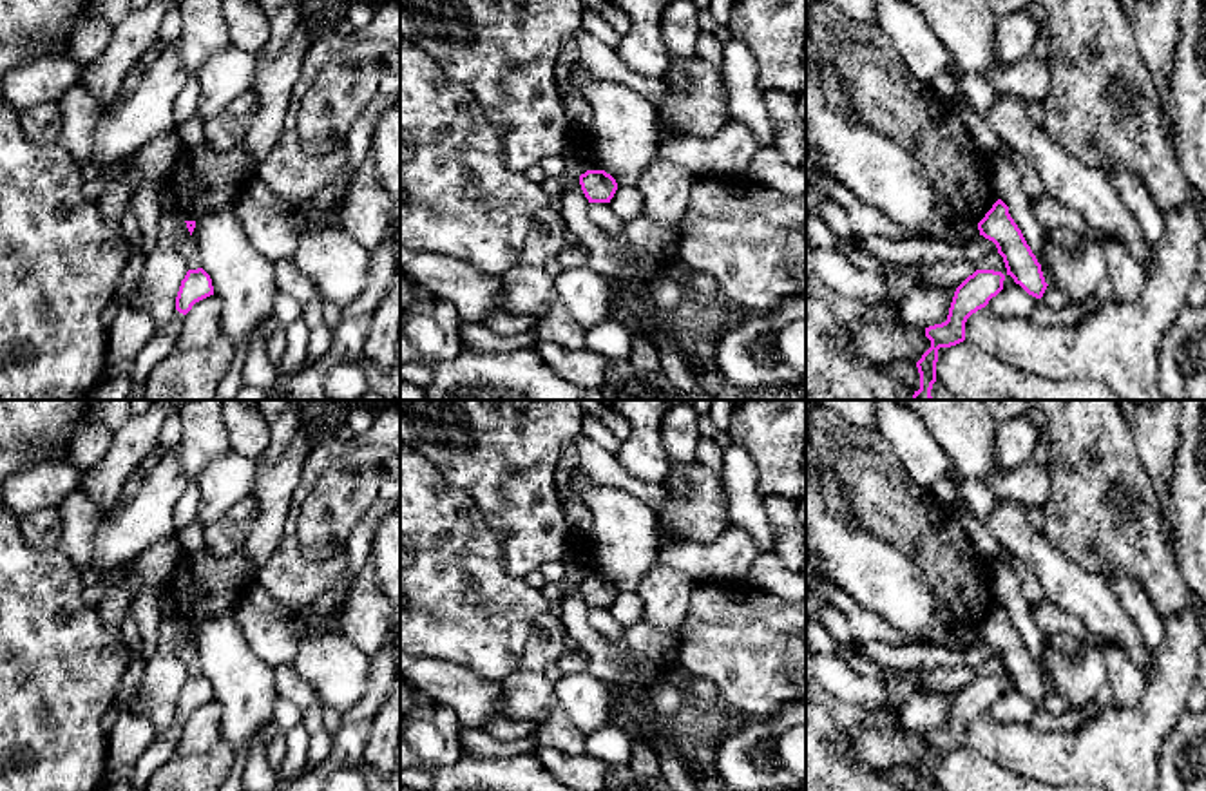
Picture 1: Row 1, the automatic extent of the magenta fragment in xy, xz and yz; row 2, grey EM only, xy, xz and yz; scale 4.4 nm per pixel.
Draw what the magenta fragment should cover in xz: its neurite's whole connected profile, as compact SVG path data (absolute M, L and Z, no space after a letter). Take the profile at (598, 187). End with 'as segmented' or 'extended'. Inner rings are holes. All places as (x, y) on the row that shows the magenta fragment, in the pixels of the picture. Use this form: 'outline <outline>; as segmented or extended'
outline M587 170L579 176L579 185L589 203L610 203L617 190L616 179L605 170Z; as segmented

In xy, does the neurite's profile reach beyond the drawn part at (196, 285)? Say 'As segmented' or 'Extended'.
As segmented

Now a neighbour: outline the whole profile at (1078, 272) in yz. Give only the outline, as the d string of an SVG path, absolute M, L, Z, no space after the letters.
M1085 233L1077 250L1047 243L1045 259L1054 273L1054 284L1070 299L1090 300L1106 275L1105 243Z

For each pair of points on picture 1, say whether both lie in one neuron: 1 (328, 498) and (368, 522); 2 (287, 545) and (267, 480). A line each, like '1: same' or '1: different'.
1: different
2: different

